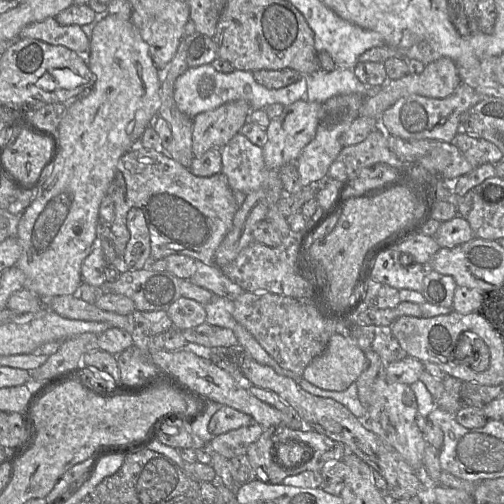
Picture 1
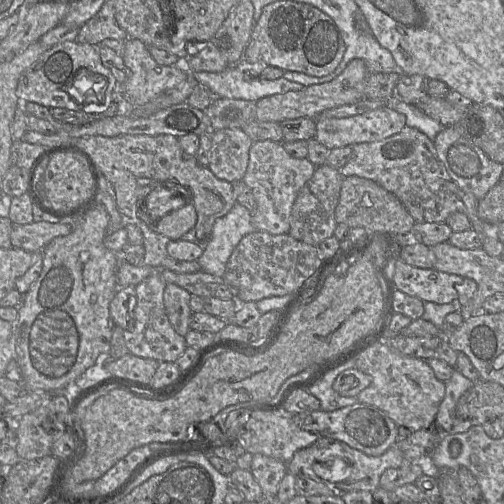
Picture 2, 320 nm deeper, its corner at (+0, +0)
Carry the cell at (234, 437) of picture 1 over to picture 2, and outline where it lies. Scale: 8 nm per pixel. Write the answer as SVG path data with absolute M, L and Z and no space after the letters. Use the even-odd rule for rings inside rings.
M252 454L250 472L262 488L263 494L277 495L279 484L287 474L286 464L262 454Z

